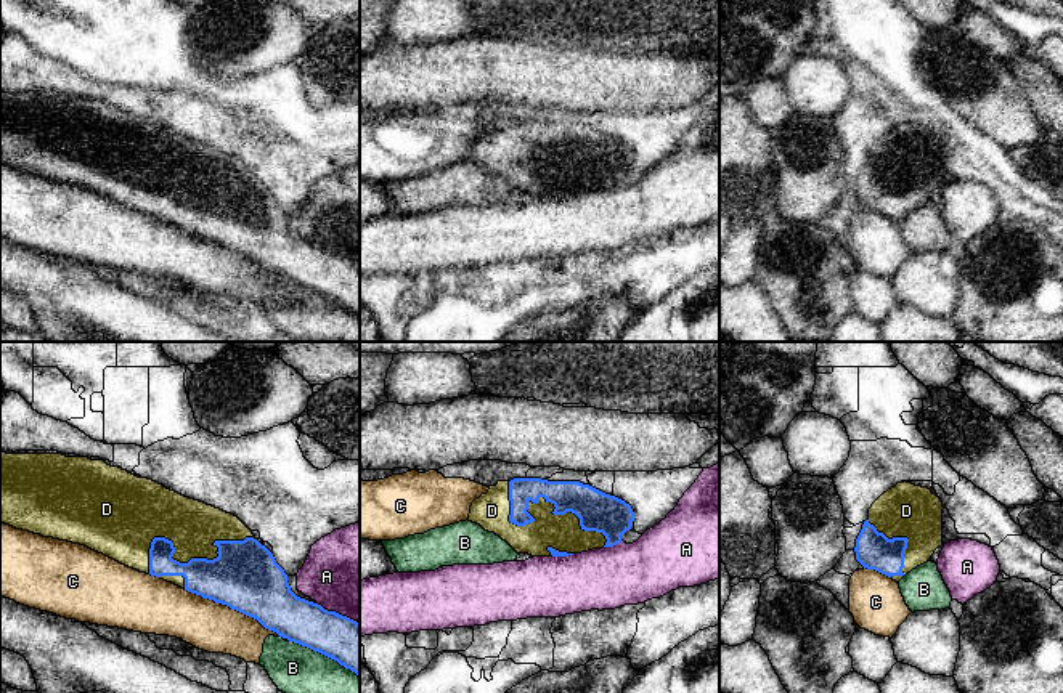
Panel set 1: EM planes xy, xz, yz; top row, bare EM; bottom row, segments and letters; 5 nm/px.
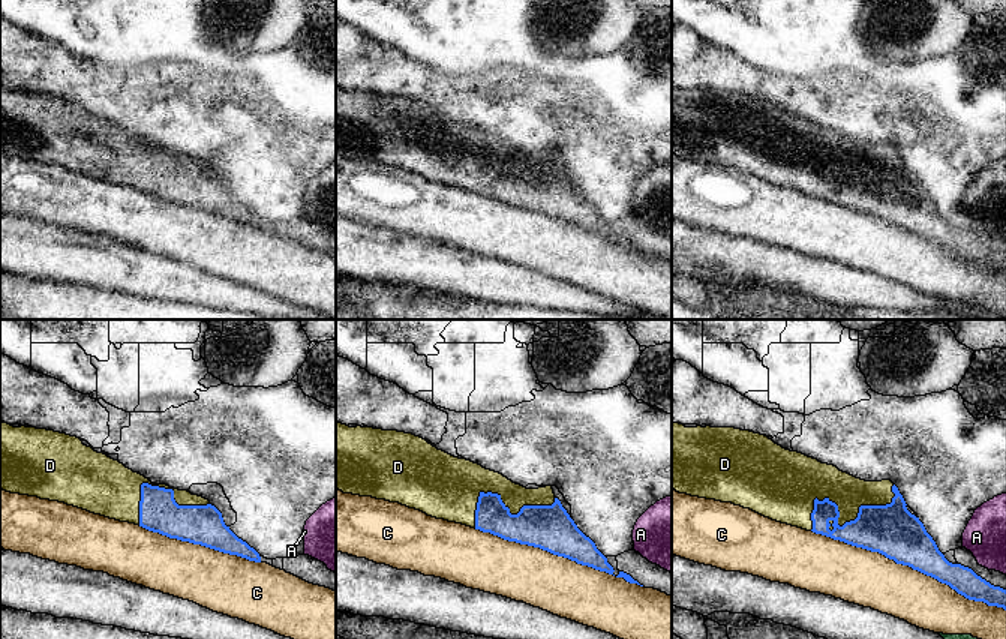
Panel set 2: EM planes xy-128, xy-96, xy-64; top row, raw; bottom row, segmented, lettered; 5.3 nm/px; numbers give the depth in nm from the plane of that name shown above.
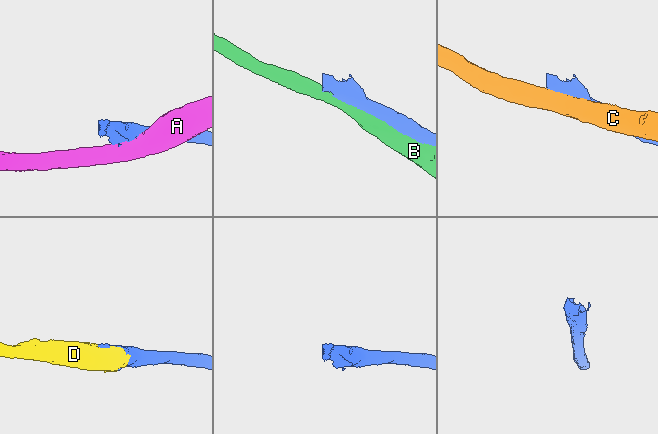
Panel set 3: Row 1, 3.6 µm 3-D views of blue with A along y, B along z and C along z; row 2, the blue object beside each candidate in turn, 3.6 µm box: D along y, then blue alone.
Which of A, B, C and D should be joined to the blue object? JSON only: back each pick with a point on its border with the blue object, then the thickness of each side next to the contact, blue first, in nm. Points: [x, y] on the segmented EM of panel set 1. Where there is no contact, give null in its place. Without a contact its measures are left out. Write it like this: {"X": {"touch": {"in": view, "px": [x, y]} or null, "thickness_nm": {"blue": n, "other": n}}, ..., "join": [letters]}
{"D": {"touch": {"in": "xz", "px": [535, 502]}, "thickness_nm": {"blue": 160, "other": 180}}, "join": ["D"]}

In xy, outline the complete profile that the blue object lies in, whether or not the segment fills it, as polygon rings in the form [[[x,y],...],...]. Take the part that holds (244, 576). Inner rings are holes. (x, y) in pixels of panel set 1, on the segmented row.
[[[0,451],[0,521],[85,545],[140,573],[226,605],[360,677],[360,622],[297,597],[273,553],[231,513],[104,460]]]

